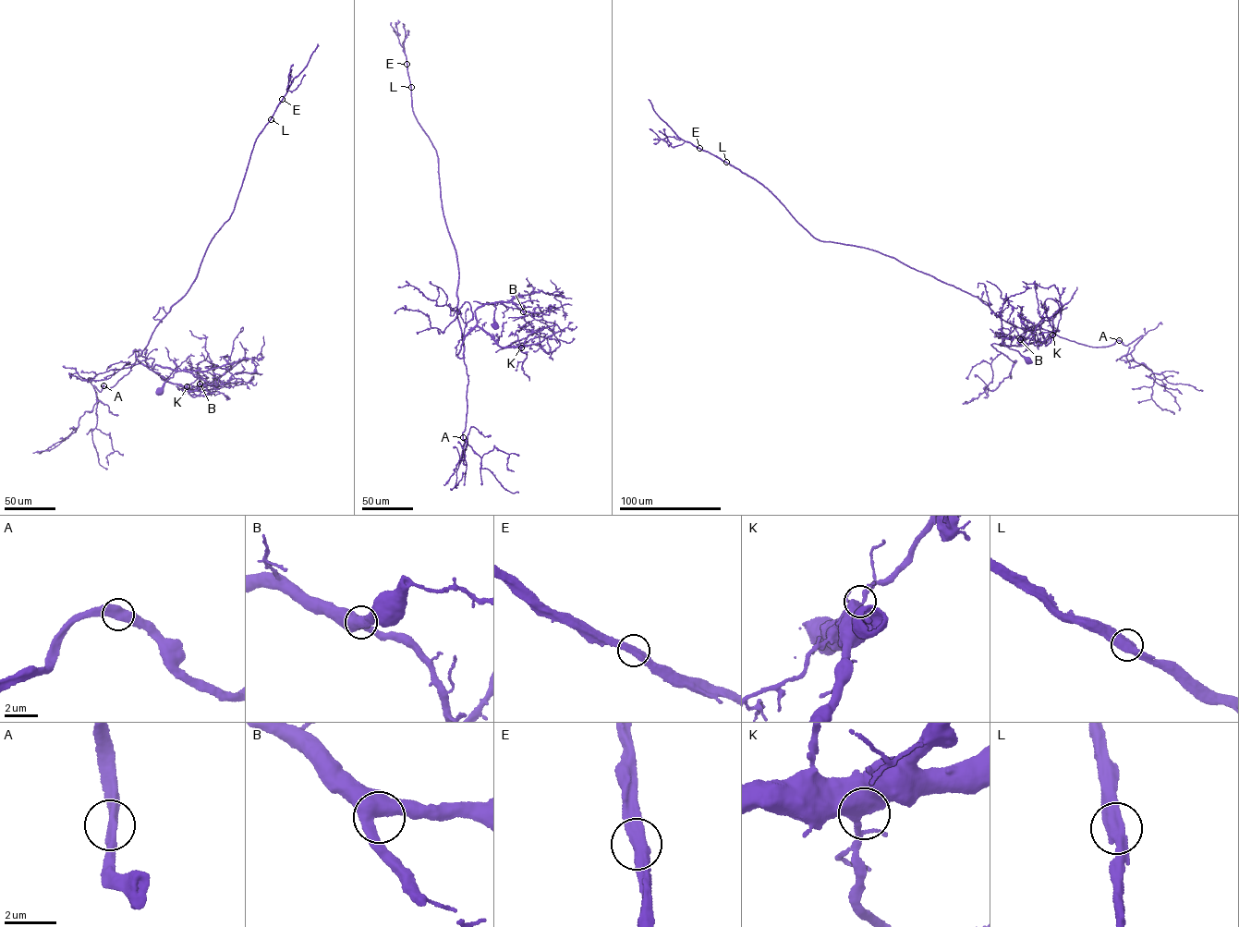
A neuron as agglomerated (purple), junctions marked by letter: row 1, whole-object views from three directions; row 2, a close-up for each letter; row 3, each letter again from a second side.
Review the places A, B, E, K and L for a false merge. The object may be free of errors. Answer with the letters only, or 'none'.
none

